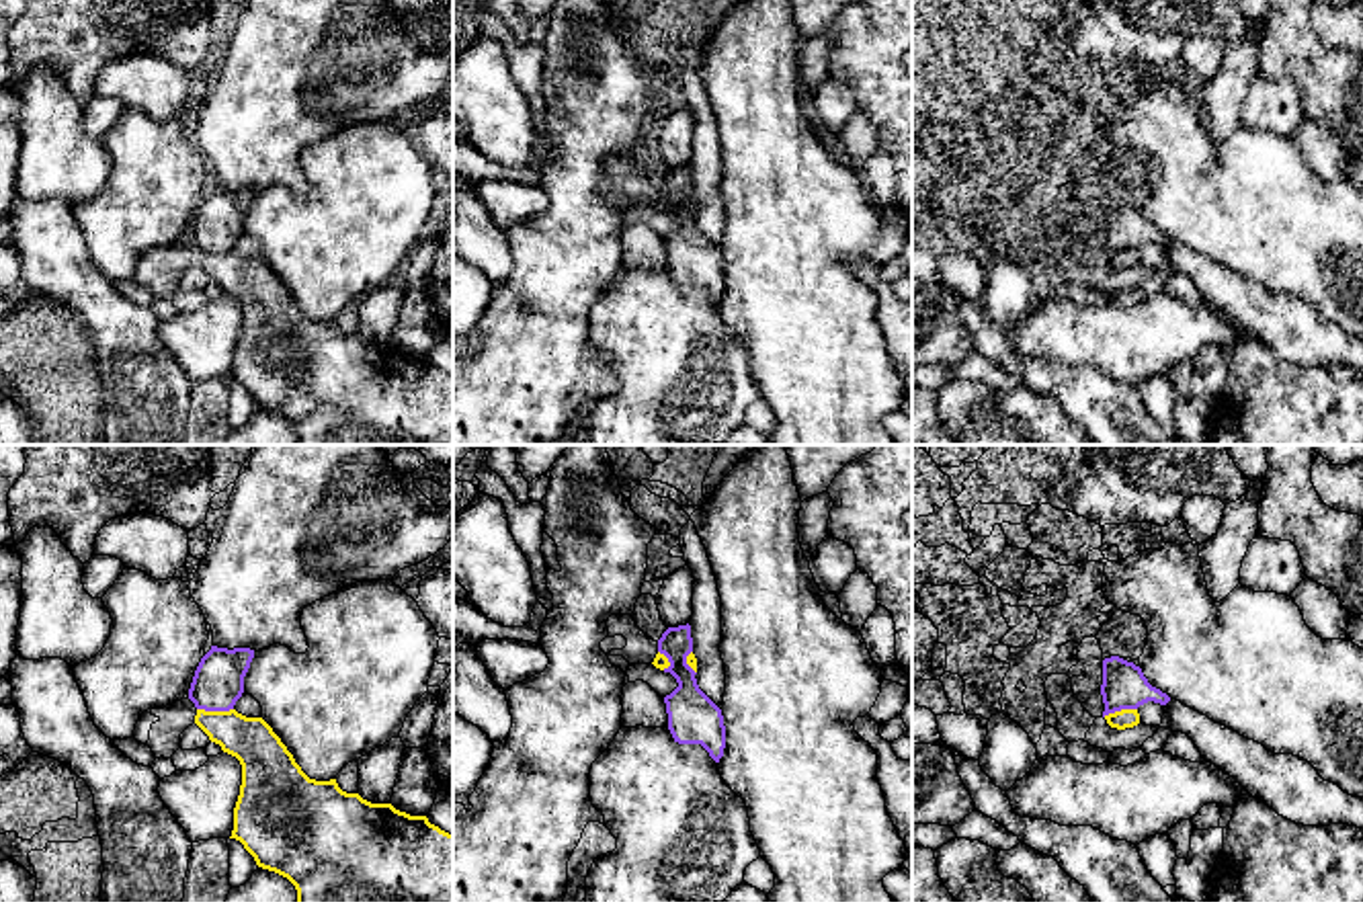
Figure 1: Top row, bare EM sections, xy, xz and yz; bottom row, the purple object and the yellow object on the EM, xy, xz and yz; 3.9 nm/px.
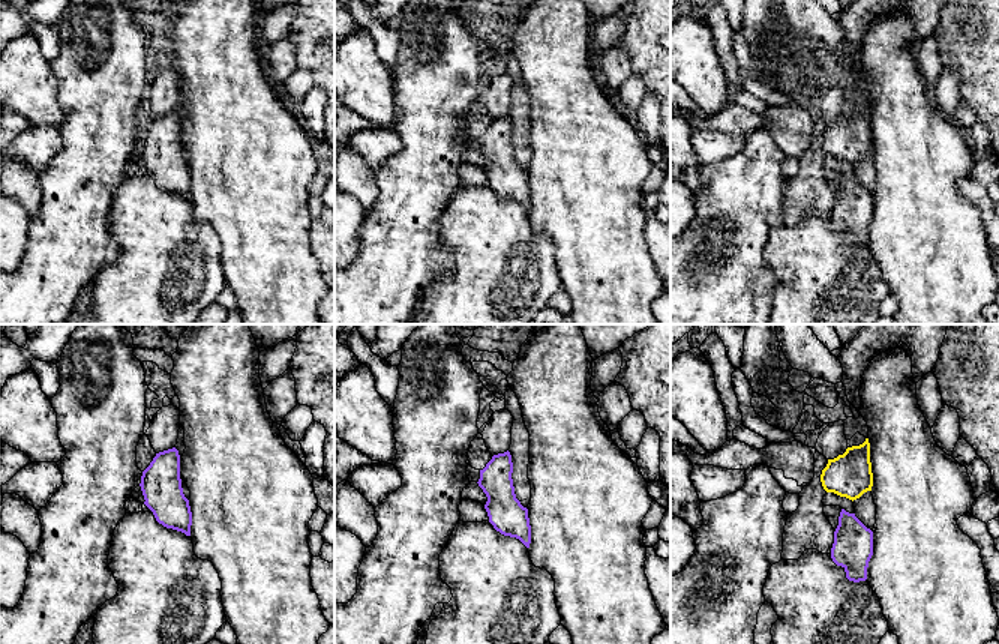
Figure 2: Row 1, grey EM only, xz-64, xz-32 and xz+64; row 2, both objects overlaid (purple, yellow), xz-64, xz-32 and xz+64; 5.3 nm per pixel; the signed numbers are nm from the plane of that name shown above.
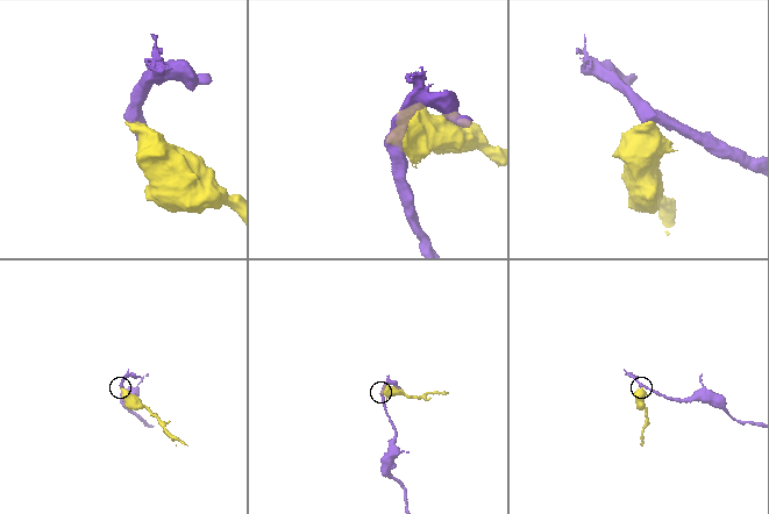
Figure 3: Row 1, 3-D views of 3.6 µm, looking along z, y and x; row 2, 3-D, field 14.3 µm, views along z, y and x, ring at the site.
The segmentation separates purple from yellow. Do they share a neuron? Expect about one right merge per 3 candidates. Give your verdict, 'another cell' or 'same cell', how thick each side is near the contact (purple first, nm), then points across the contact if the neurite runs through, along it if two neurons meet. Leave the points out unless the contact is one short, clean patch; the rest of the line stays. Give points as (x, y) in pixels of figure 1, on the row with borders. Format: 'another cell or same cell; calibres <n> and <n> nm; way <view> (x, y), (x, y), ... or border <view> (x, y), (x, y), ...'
another cell; calibres 200 and 190 nm; border xy (197, 708), (232, 710)

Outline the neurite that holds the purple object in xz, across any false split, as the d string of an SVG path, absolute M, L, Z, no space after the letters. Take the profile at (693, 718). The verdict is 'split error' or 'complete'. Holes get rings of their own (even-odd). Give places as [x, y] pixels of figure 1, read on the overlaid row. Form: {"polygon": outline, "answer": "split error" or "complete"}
{"polygon": "M691 625L668 627L658 640L658 652L670 662L678 687L664 697L668 730L678 744L701 744L719 763L726 748L721 709L699 689L695 670L687 664L693 652Z", "answer": "complete"}

